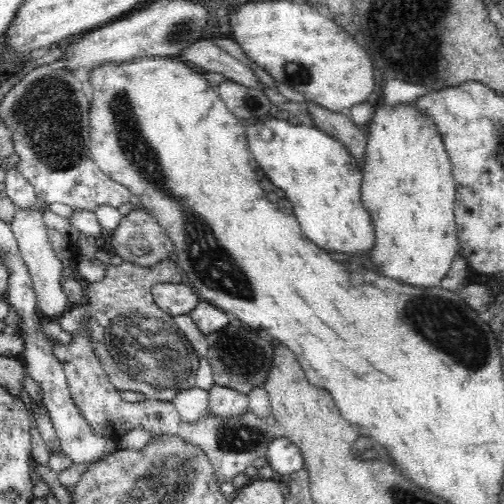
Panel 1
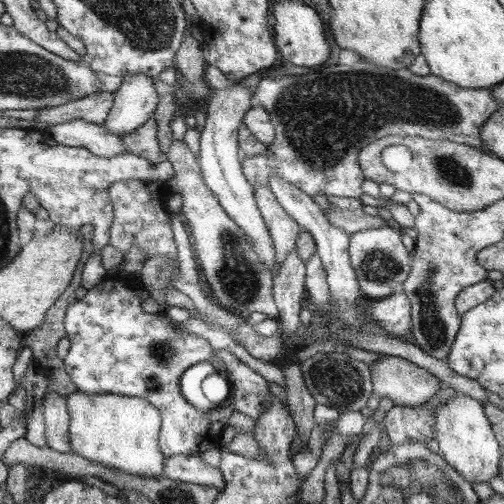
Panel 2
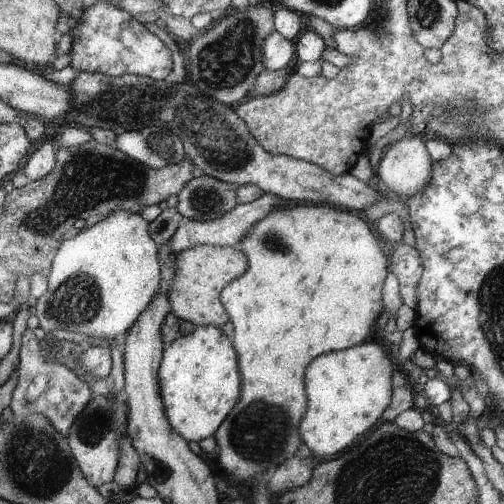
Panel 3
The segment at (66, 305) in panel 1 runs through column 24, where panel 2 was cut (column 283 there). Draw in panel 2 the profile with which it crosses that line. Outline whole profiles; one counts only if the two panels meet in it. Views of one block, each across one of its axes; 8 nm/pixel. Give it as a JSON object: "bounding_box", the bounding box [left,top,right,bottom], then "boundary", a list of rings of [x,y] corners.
{"bounding_box":[253,184,301,278],"boundary":[[[267,184],[253,186],[253,192],[257,198],[257,206],[261,210],[261,216],[269,228],[269,236],[273,236],[273,248],[277,250],[277,268],[271,272],[271,276],[275,278],[287,254],[295,250],[295,240],[301,234],[301,226],[283,210],[283,206],[277,202],[277,198],[273,196]]]}

